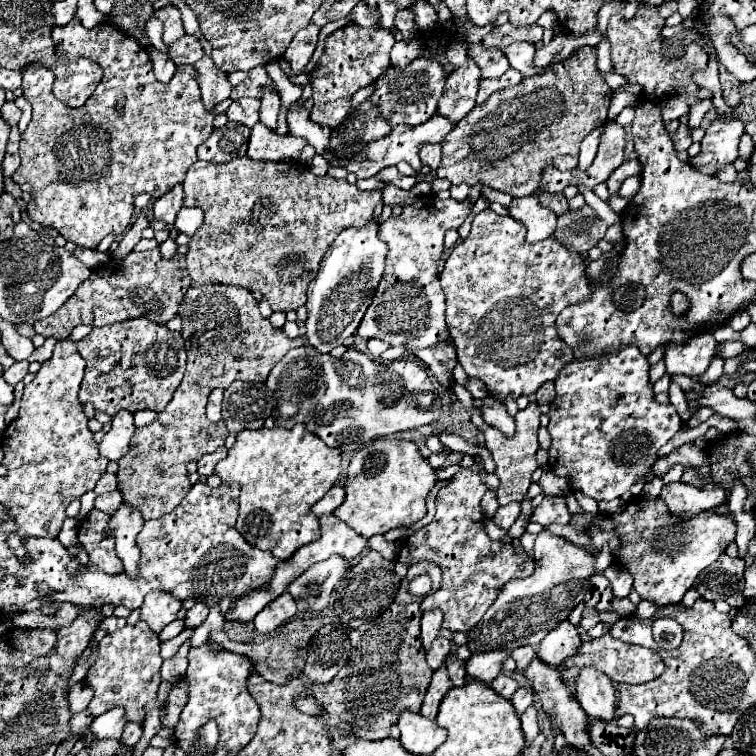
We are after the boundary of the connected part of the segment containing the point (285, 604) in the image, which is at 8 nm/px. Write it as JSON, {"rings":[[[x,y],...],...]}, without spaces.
{"rings":[[[285,591],[281,597],[271,601],[263,611],[257,613],[257,617],[253,619],[253,625],[259,633],[269,633],[269,631],[275,631],[283,621],[295,617],[295,613],[297,613],[295,599]]]}

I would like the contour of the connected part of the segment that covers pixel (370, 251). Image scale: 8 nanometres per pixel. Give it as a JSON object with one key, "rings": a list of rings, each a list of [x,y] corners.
{"rings":[[[369,219],[359,229],[351,227],[341,231],[335,243],[331,243],[331,249],[327,249],[321,261],[321,269],[307,289],[307,341],[321,353],[329,353],[347,337],[355,335],[367,307],[373,301],[377,285],[383,277],[385,257],[389,251],[387,243],[379,239],[377,231],[379,223],[375,219]]]}

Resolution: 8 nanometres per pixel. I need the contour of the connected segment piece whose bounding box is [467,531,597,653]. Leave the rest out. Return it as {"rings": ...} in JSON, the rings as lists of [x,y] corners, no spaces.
{"rings":[[[541,531],[535,541],[535,561],[537,569],[523,579],[513,579],[505,584],[495,605],[479,621],[477,629],[471,629],[467,647],[473,653],[481,651],[513,651],[521,645],[537,645],[541,639],[553,631],[569,613],[583,601],[589,591],[589,579],[597,573],[595,555],[579,545],[573,545],[565,537],[553,535],[551,531]]]}

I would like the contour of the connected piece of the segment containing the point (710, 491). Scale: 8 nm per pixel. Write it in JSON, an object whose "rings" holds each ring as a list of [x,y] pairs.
{"rings":[[[669,483],[663,485],[663,491],[659,495],[667,509],[673,515],[687,515],[687,517],[695,517],[699,511],[707,511],[707,509],[715,509],[717,505],[721,505],[725,501],[725,489],[721,485],[715,483],[705,483],[703,489],[697,489],[693,485],[687,483]]]}

